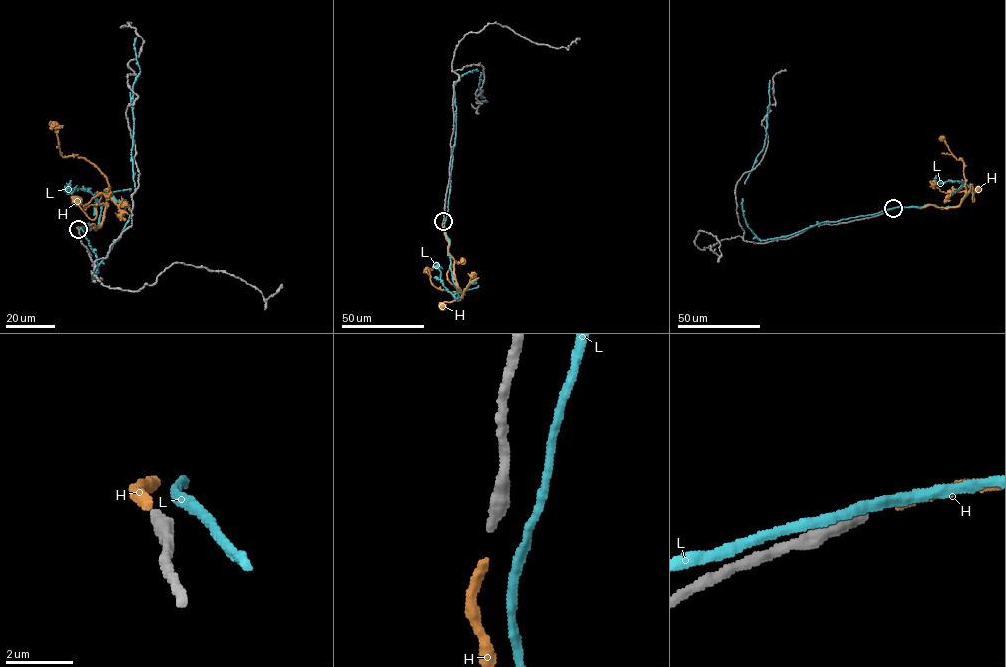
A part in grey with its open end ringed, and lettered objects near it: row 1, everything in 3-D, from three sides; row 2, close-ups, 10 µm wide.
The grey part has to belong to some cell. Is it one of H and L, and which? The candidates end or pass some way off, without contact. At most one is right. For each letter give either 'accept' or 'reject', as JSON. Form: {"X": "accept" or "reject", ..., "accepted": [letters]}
{"H": "accept", "L": "reject", "accepted": ["H"]}

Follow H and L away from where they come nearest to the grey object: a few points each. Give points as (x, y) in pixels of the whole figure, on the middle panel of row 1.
H: (443, 222), (462, 298), (442, 305)
L: (444, 222), (456, 135), (456, 81), (469, 71), (478, 70), (482, 98)

